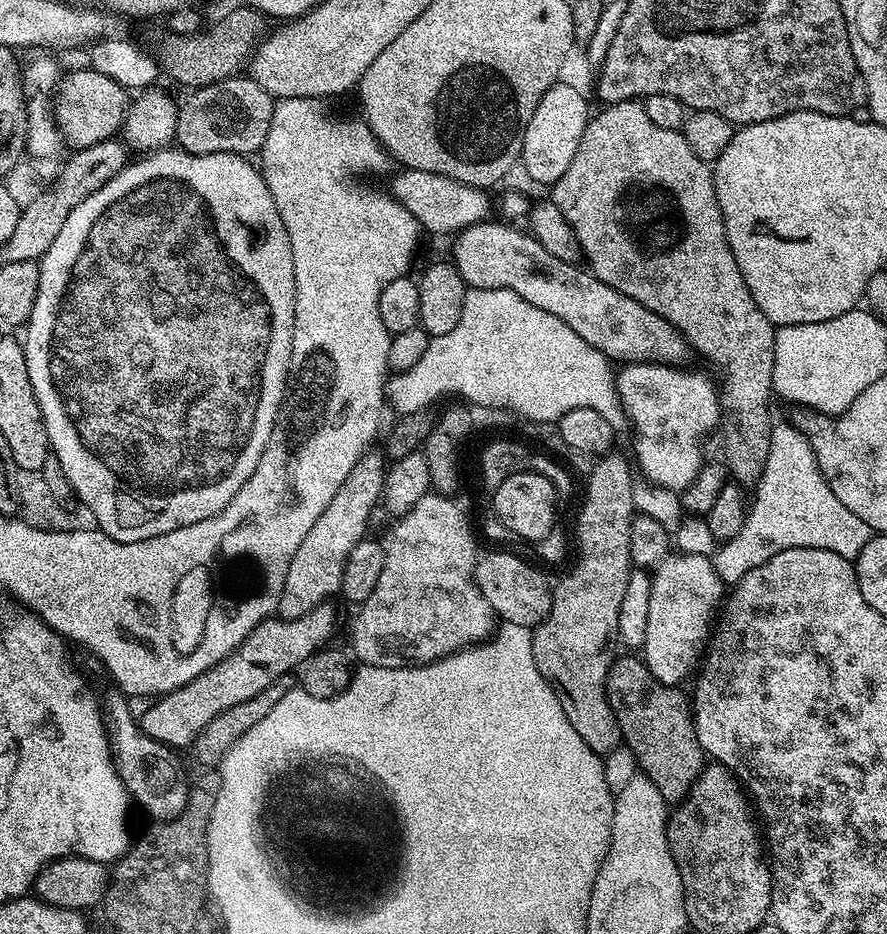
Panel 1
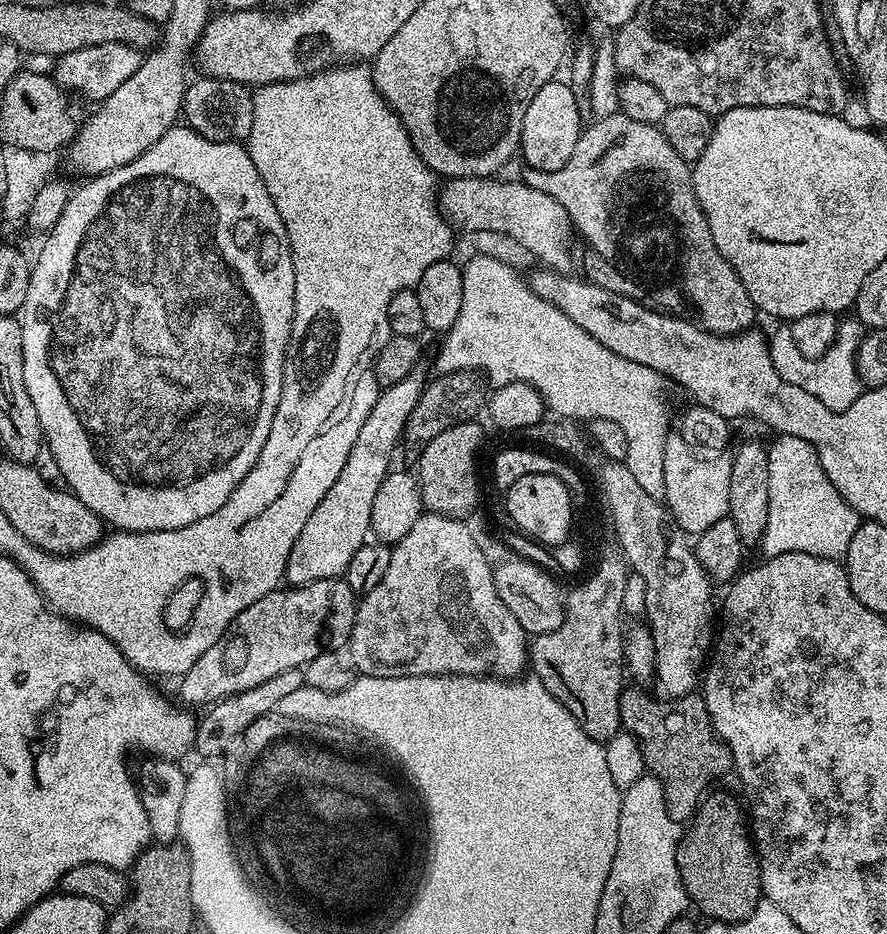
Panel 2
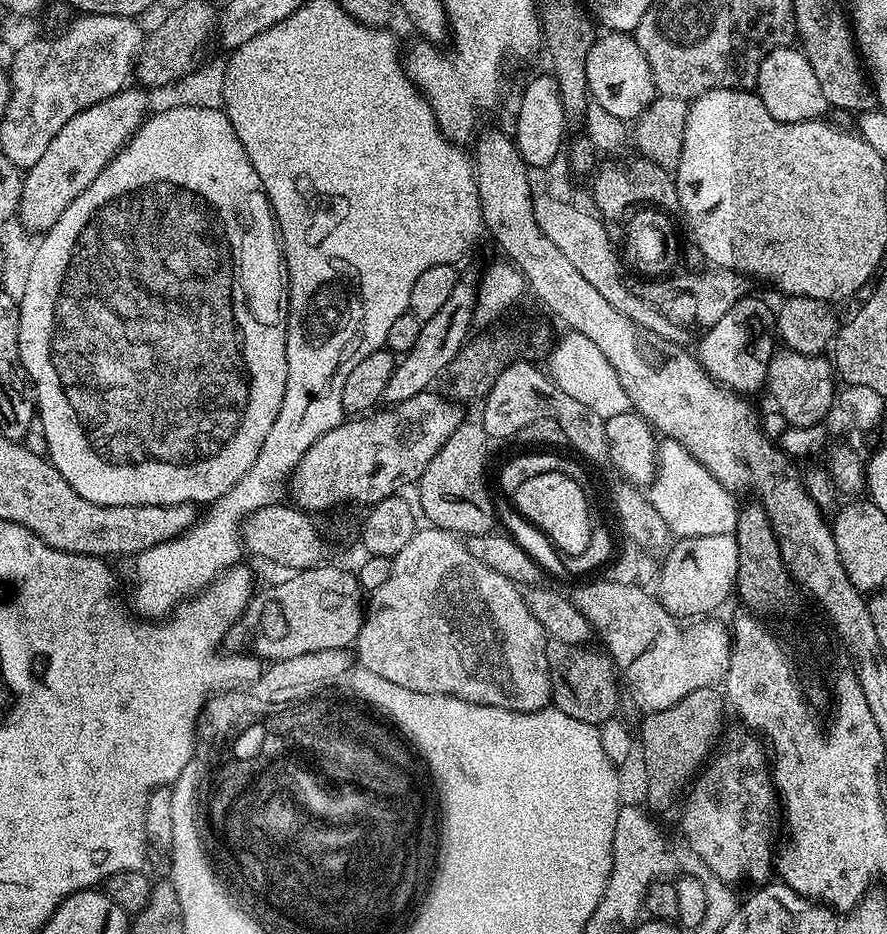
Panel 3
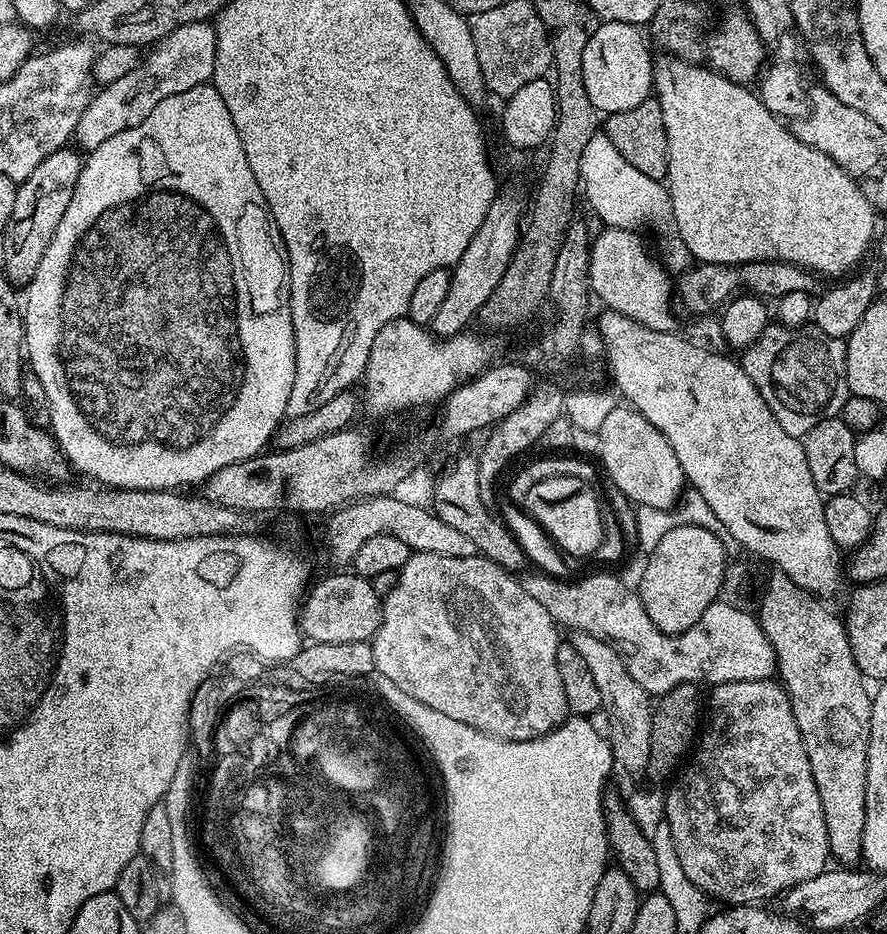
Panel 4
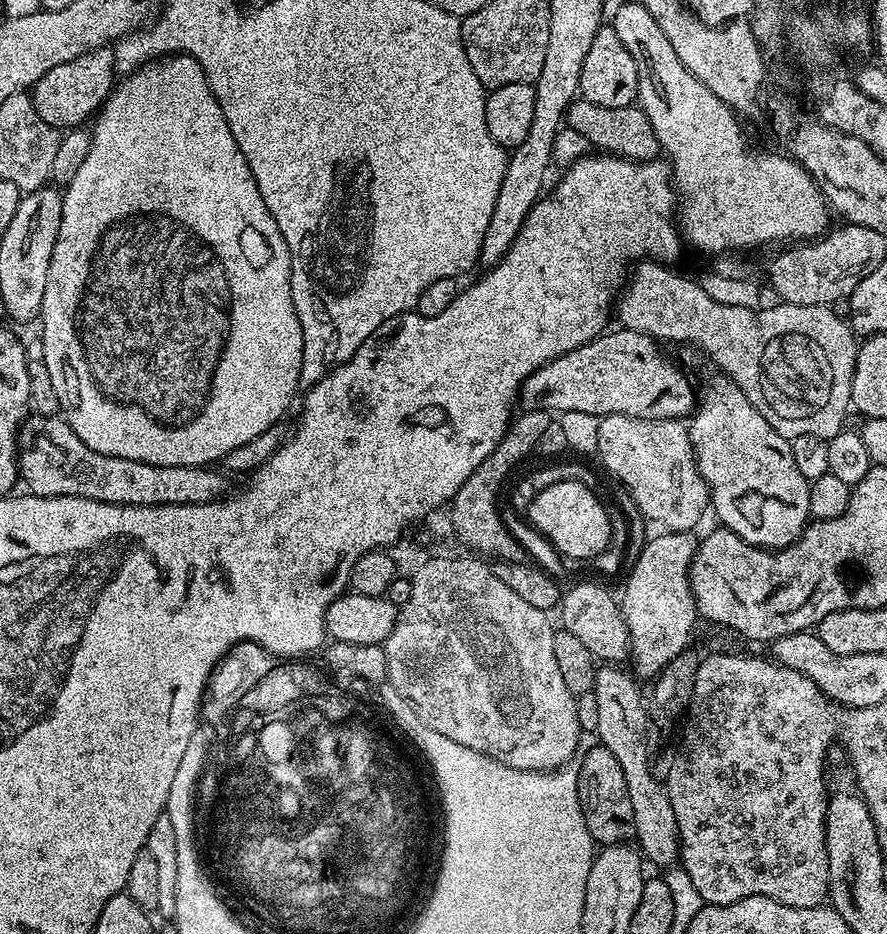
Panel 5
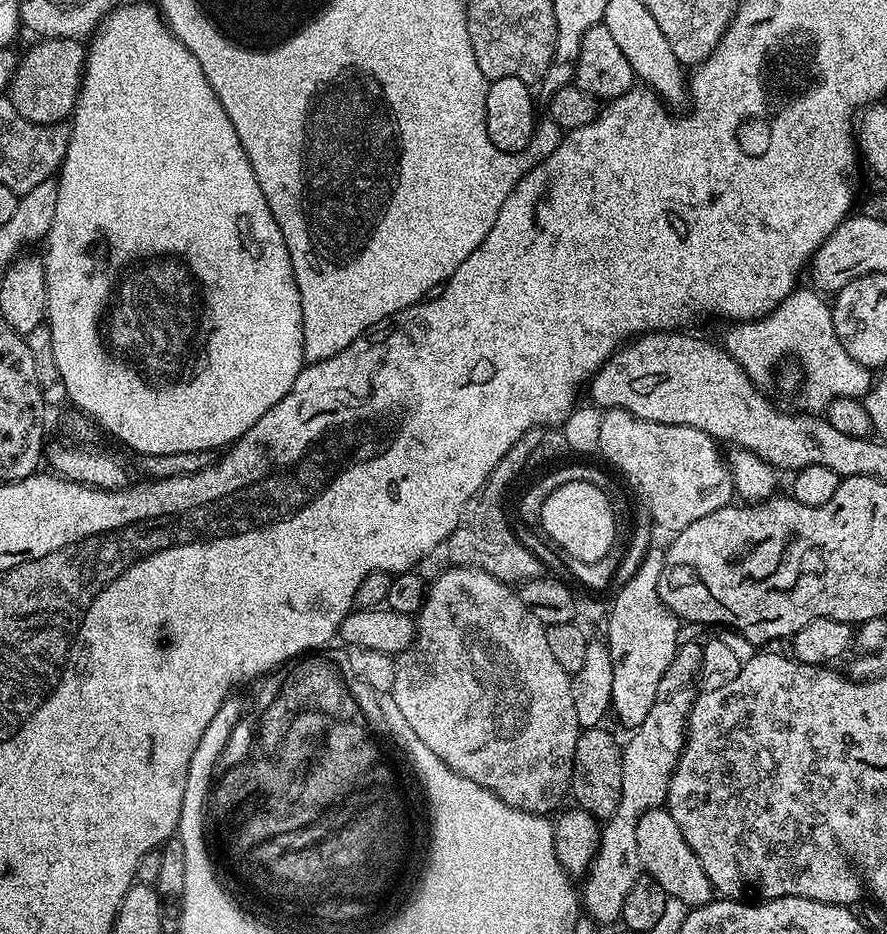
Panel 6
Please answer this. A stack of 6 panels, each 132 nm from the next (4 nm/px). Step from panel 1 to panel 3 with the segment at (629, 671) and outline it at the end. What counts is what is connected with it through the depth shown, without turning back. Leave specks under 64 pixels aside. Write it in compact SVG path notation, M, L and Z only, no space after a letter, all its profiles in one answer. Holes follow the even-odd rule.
M711 687L699 688L686 694L686 698L670 706L670 710L650 712L643 717L640 734L638 730L638 748L639 751L644 751L649 809L666 811L675 802L676 795L680 791L681 795L689 787L690 781L701 771L702 765L717 747L715 736L724 724L724 712L726 713L726 701L723 695L715 687Z

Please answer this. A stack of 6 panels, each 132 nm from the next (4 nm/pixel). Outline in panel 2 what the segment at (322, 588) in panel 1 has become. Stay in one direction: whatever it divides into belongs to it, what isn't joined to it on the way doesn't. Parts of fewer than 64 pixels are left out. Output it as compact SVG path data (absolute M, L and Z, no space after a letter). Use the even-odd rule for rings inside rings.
M412 371L402 378L402 382L394 382L383 389L379 393L381 396L373 402L372 409L363 413L358 438L354 438L354 446L350 446L350 454L346 454L346 466L342 466L342 474L334 478L334 486L330 486L322 502L314 506L314 514L306 518L306 526L302 526L302 534L298 534L290 550L284 571L284 580L289 585L299 586L343 577L350 566L350 558L354 558L354 554L358 554L358 550L369 539L374 497L378 495L378 486L382 486L390 471L388 459L396 443L401 443L404 423L410 418L410 410L418 406L418 398L424 391L426 376L421 372Z

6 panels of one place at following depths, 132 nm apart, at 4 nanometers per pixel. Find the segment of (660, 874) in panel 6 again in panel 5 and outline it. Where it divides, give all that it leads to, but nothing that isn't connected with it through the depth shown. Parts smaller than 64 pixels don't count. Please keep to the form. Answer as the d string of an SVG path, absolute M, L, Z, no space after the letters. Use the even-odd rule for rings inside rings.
M600 666L596 669L596 681L590 695L598 702L598 726L595 739L603 744L622 766L626 774L630 806L634 809L635 843L649 865L657 864L660 870L677 863L680 855L678 822L674 818L674 806L670 806L668 789L656 781L652 764L648 761L648 728L650 713L645 697L640 697L637 677L631 671L623 672L620 666Z

